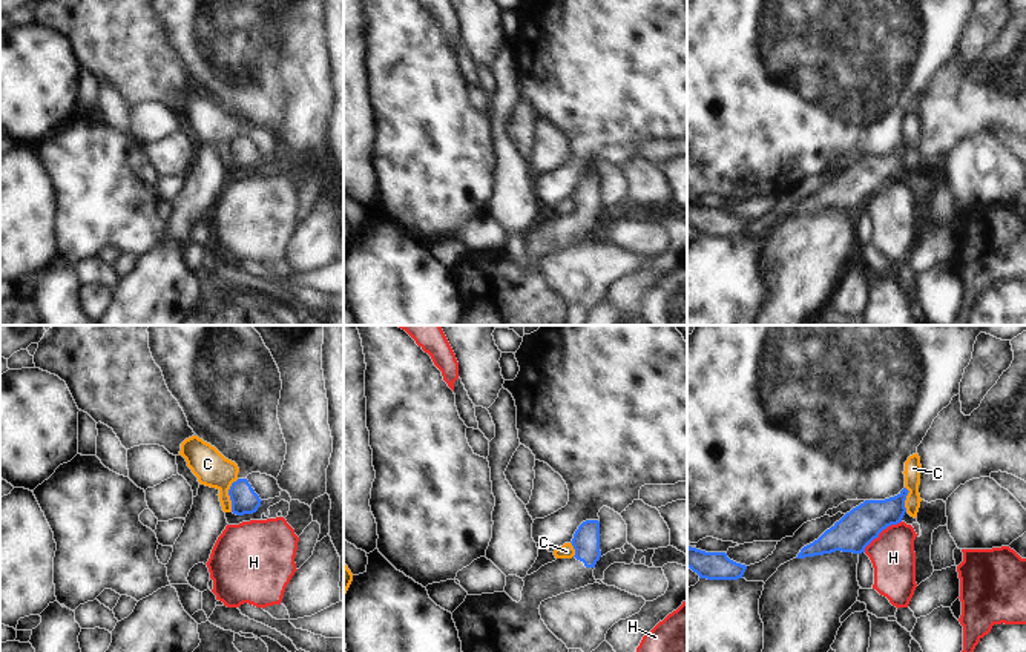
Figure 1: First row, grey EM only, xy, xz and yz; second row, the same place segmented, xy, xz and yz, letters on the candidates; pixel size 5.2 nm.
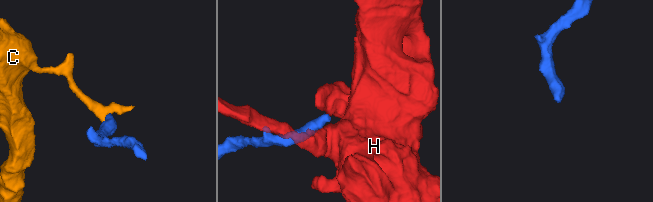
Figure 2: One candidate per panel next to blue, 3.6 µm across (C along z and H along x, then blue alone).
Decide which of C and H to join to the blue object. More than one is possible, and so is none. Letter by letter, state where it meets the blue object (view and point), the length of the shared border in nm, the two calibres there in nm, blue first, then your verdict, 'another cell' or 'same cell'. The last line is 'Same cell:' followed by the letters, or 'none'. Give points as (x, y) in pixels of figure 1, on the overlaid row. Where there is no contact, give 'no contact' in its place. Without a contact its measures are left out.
C: contact xy (229, 494); length 180 nm; calibres 140 and 180 nm; another cell
H: contact yz (881, 531); length 260 nm; calibres 200 and 240 nm; another cell
Same cell: none

